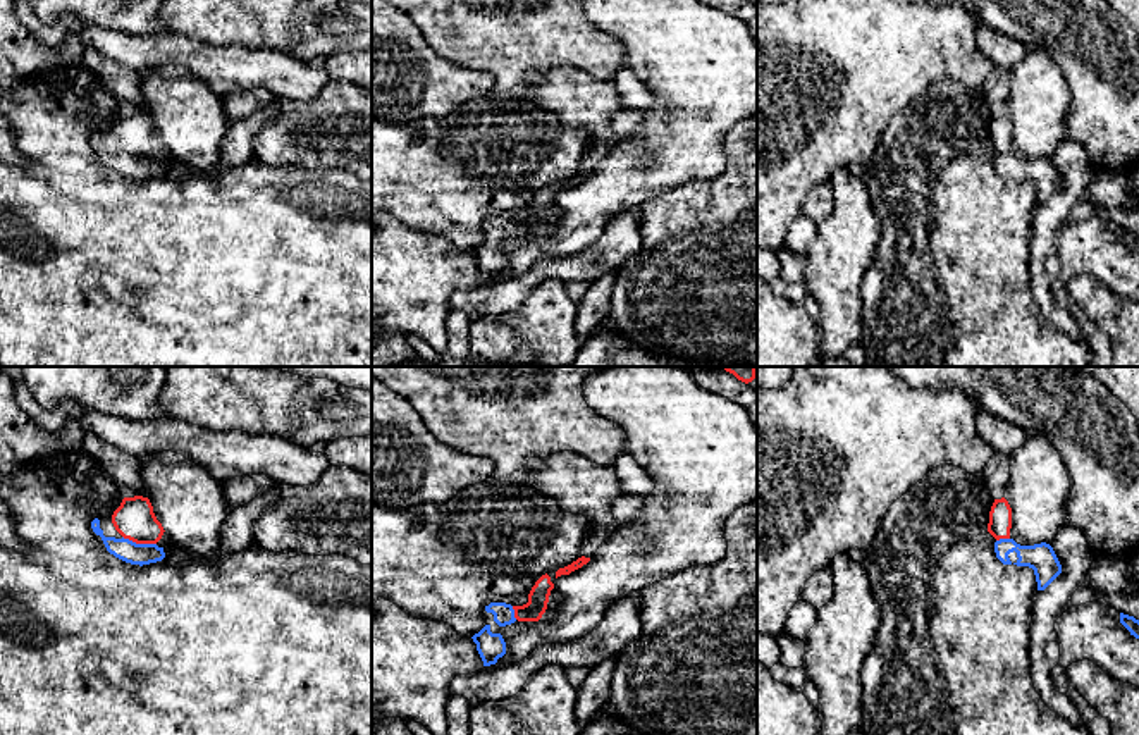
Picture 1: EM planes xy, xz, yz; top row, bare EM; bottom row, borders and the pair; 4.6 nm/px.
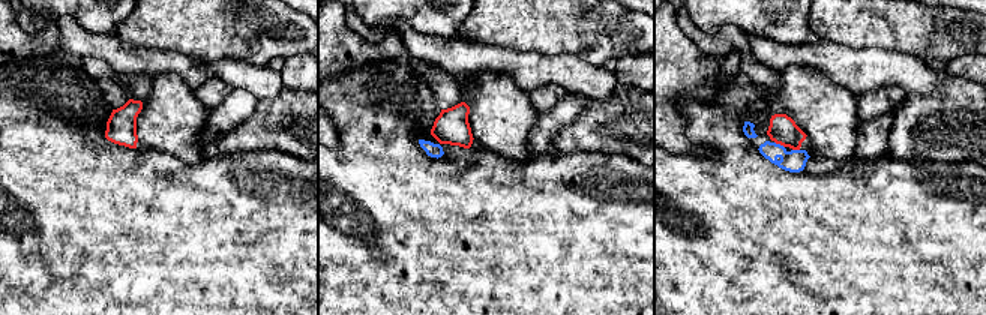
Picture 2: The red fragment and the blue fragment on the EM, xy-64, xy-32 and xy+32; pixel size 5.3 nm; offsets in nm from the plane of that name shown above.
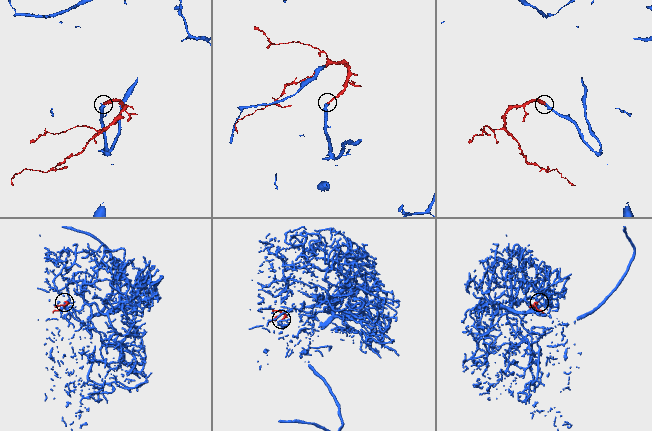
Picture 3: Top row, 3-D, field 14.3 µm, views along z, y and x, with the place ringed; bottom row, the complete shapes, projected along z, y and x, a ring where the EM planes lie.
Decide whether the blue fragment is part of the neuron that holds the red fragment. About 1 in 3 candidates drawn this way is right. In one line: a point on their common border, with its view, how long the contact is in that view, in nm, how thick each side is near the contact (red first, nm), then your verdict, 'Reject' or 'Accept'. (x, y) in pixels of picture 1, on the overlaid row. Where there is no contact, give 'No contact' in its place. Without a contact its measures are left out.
Touches red at xy (140, 543). Shared border 170 nm. Thickness 190 nm (red) against 100 nm. Accept

